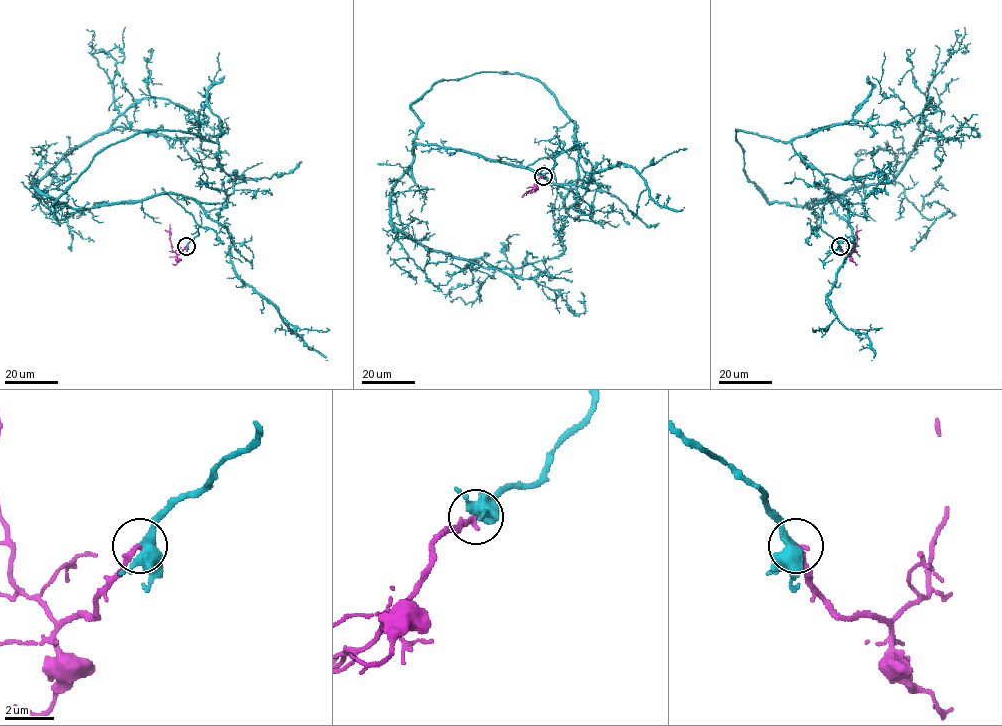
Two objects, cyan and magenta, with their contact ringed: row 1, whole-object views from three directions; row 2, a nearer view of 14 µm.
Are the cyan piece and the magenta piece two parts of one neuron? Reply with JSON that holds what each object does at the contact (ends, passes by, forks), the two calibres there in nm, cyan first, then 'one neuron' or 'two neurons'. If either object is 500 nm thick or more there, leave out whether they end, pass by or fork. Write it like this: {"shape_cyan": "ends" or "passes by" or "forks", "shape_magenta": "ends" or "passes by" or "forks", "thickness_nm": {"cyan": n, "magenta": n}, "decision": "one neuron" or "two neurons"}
{"shape_cyan": "forks", "shape_magenta": "ends", "thickness_nm": {"cyan": 360, "magenta": 240}, "decision": "one neuron"}

